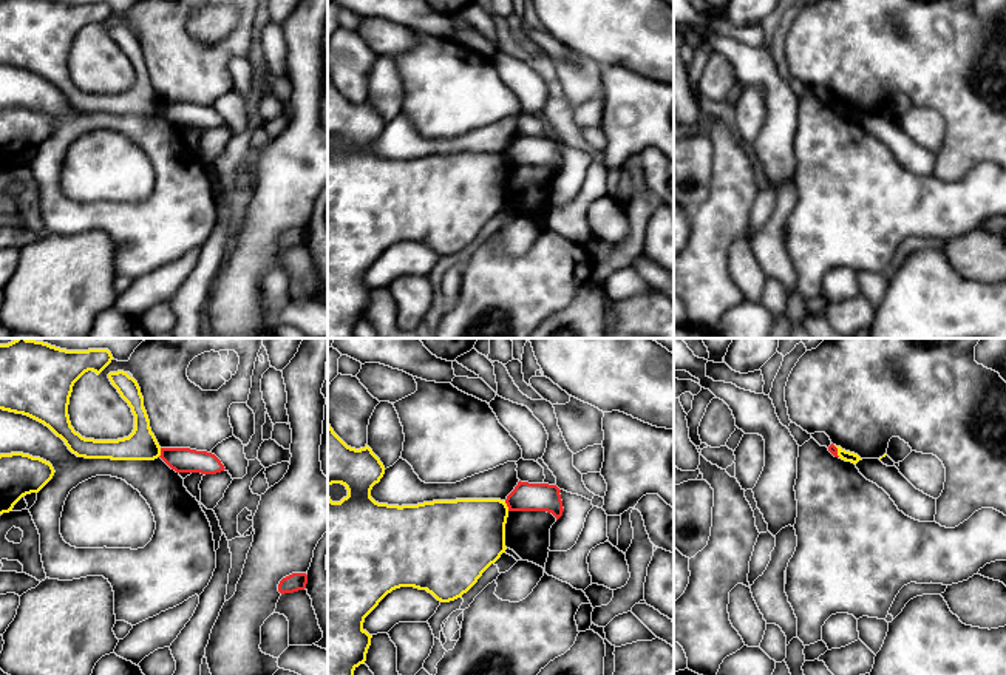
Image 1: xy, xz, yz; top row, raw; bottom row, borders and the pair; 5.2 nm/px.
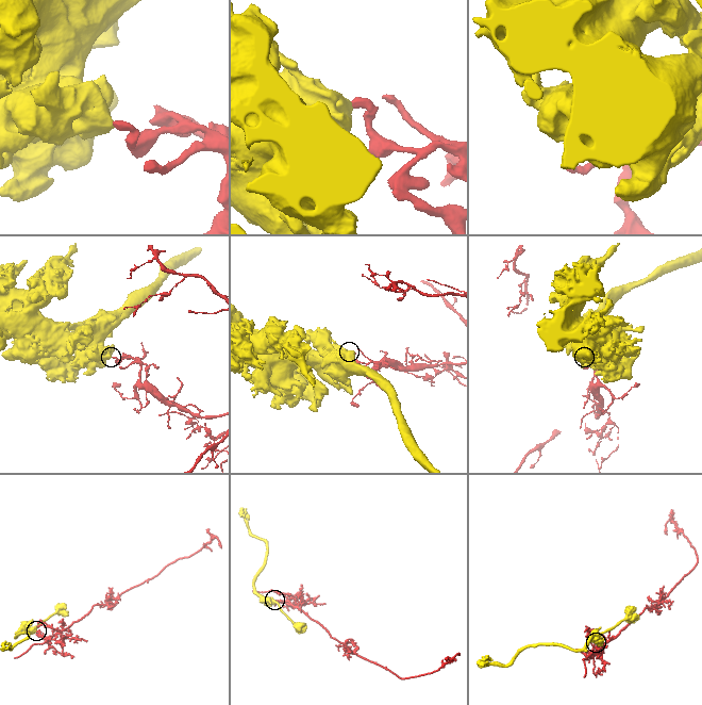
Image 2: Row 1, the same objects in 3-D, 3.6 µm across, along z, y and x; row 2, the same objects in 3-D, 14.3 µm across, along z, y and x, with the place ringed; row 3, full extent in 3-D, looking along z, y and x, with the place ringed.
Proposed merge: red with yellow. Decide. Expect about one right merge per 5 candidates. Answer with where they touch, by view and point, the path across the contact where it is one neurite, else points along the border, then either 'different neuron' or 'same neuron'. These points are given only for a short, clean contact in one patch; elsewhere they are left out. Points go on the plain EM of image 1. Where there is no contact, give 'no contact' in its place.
xz (507, 159) | along xz (504, 155), (509, 164) | different neuron

